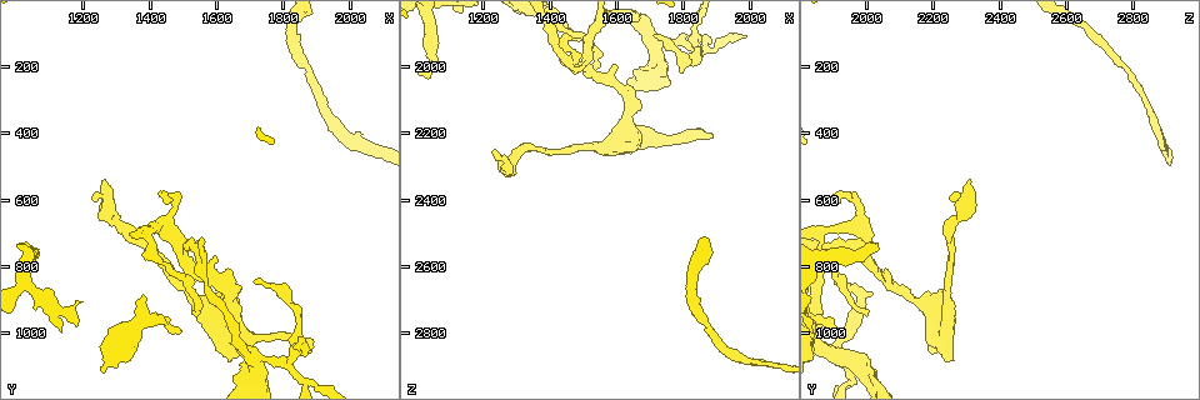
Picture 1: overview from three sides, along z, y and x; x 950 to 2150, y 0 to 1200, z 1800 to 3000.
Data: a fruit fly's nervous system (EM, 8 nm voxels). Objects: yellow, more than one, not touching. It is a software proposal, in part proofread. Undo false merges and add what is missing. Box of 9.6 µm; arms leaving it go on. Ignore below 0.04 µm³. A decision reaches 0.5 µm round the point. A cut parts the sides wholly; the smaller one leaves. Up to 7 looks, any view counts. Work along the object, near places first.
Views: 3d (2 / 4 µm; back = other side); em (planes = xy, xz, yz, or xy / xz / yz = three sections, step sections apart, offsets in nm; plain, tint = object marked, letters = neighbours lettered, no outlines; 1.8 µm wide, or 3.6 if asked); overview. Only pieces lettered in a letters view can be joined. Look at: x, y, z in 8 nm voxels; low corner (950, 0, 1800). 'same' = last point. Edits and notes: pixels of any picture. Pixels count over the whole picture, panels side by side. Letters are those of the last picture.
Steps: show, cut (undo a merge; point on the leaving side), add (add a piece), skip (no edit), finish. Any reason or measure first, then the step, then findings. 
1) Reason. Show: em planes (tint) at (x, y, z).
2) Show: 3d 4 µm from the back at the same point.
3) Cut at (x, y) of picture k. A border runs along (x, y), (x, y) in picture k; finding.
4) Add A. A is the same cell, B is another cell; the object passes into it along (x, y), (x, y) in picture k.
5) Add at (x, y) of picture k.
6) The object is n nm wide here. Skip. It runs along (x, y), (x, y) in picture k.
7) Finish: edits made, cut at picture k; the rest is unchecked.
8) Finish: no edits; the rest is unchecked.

Stops while still wide. Show: 3d 4 µm at (1630, 1080, 2240).

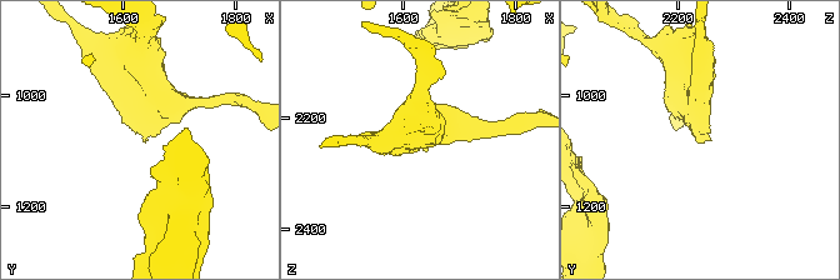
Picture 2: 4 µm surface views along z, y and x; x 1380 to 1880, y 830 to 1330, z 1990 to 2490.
Need the tissue. Show: em xy step 4 (letters) at (1635, 1085, 2250).

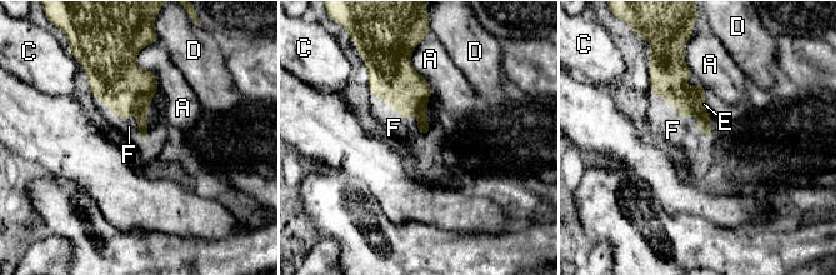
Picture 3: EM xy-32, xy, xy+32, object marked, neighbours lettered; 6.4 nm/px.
Cut it another way. Show: em planes (letters) at the same point.

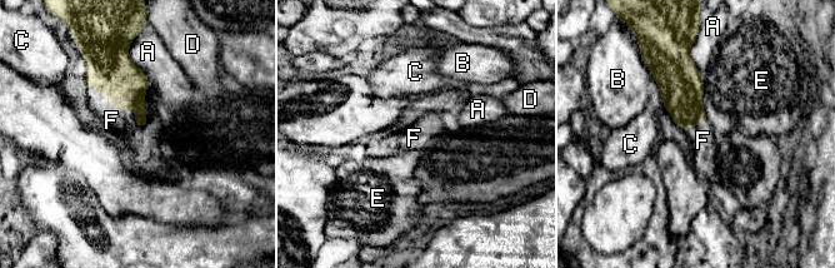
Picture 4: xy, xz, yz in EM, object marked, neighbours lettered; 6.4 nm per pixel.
Add at (111, 120) of picture 4. F is the same cell, A, B, C, D and E are other cells; the object passes into it along (113, 73), (121, 110), (111, 120) in picture 4; it goes on there.

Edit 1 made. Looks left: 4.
An open end. Show: em 3.6 µm planes (letters) at (1890, 1040, 2210).

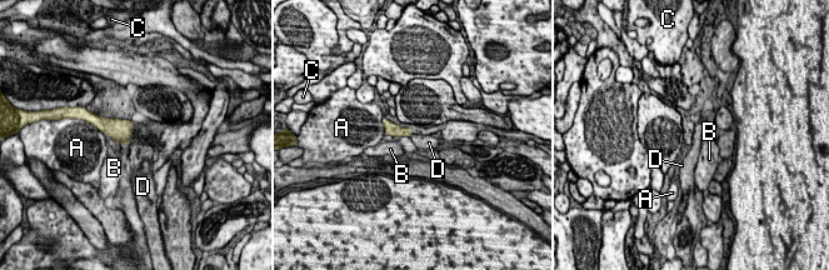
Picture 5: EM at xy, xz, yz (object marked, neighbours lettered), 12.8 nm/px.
The object is 130 nm wide here. Skip. A, B, C and D are other cells; a border runs along (133, 133), (128, 143) in picture 5; no lettered piece goes on from it.

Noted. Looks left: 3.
Sharp bend. Show: em planes (tint) at (1800, 1090, 1930).

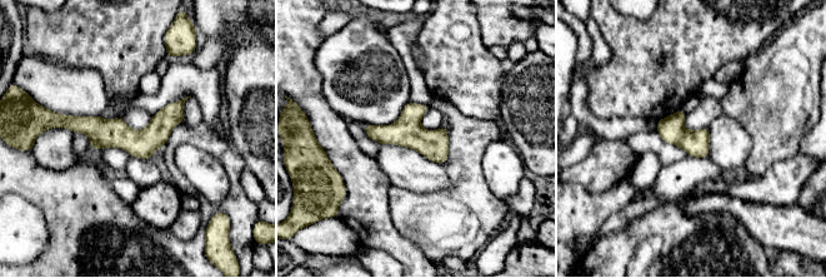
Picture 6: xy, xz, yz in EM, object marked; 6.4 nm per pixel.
What lies round it. Show: em planes (letters) at the same point.

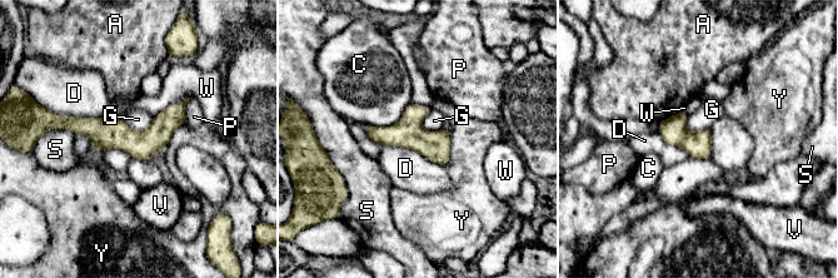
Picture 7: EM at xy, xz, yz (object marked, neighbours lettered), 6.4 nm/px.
Skip. A, C, D, G, P, S, V, W and Y are other cells; it runs along (181, 104), (149, 138), (64, 125) in picture 7; all the same neuron.

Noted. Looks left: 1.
Finish: edits made, add at picture 4; the rest is unchecked.

